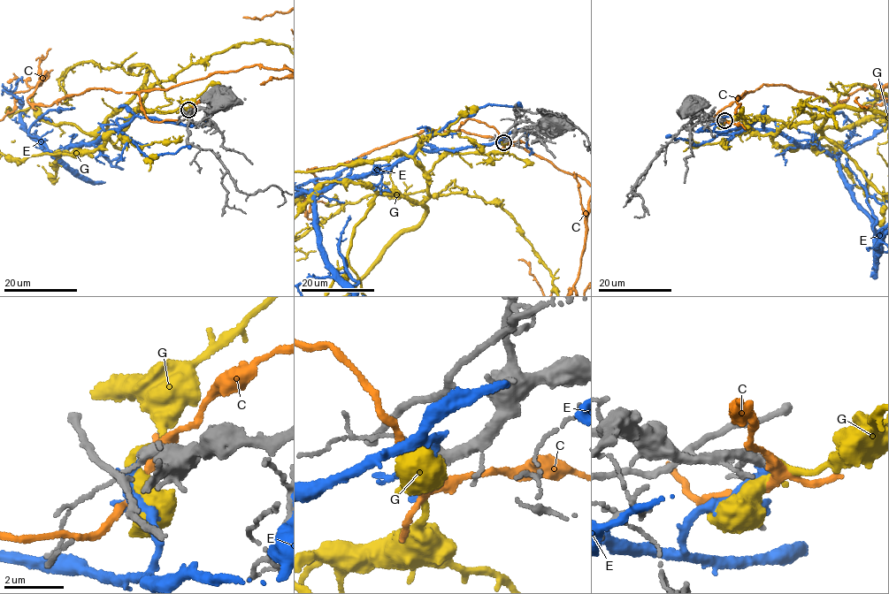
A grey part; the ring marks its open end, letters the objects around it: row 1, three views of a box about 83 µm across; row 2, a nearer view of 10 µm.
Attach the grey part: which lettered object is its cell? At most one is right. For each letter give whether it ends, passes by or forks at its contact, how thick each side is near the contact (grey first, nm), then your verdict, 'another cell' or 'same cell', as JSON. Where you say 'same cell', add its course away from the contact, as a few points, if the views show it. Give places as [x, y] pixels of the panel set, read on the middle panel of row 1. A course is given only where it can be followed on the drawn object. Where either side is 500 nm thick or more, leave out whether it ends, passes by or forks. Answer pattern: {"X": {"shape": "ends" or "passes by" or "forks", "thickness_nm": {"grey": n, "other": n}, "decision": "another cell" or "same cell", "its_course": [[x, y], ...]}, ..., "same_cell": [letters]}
{"C": {"shape": "forks", "thickness_nm": {"grey": 320, "other": 320}, "decision": "another cell"}, "E": {"shape": "ends", "thickness_nm": {"grey": 320, "other": 240}, "decision": "another cell"}, "G": {"shape": "passes by", "thickness_nm": {"grey": 320, "other": 280}, "decision": "another cell"}, "same_cell": []}

